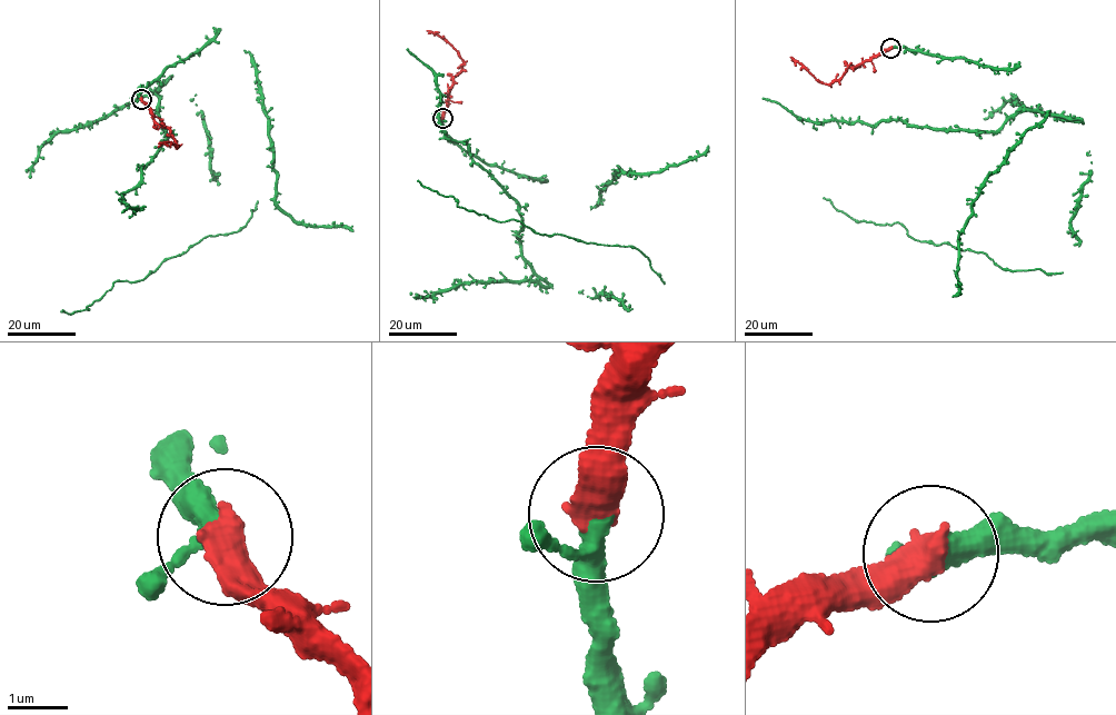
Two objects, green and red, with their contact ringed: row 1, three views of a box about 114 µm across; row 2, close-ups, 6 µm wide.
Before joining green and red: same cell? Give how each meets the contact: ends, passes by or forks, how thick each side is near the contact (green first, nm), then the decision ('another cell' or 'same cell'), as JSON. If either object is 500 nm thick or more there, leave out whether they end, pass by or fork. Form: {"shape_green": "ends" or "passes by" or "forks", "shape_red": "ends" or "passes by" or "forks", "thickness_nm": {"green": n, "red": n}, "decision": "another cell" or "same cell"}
{"thickness_nm": {"green": 320, "red": 550}, "decision": "same cell"}

